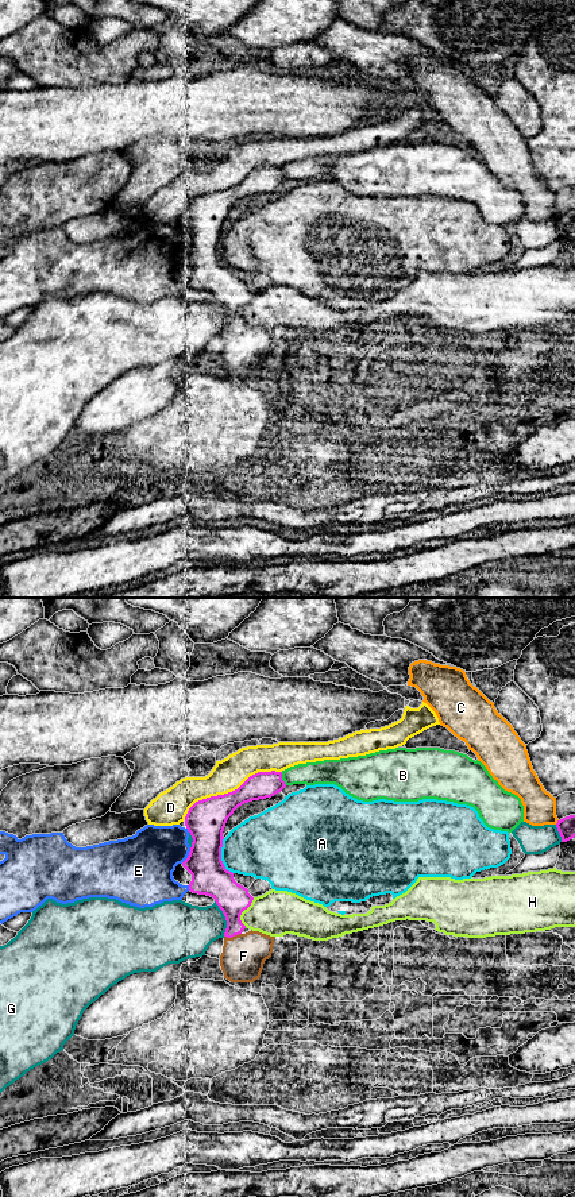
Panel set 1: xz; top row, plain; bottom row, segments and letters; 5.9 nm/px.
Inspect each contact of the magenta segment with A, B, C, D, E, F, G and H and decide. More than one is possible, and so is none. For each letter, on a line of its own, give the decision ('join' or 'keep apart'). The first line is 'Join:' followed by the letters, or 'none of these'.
Join: F
A: keep apart
B: keep apart
C: keep apart
D: keep apart
E: keep apart
F: join
G: keep apart
H: keep apart

